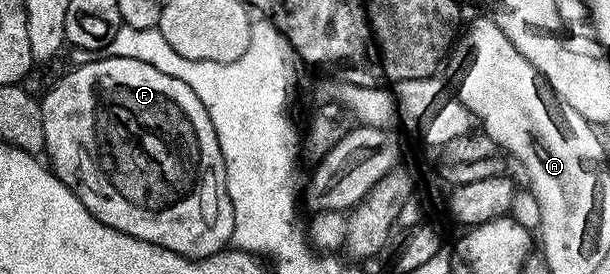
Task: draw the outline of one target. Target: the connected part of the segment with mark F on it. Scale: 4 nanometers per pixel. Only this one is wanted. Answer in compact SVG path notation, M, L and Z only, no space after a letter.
M101 56L98 62L89 62L86 66L81 66L78 70L73 70L70 74L65 74L49 90L46 98L40 99L41 111L45 117L45 148L48 165L51 167L57 179L103 224L123 232L127 236L135 236L144 242L155 244L159 248L167 248L184 258L210 258L221 253L230 245L233 229L235 228L235 216L227 196L225 187L225 161L221 156L219 142L215 136L215 128L209 119L209 113L195 92L183 84L175 76L167 76L167 72L159 72L149 62L144 62L138 58L110 58Z

